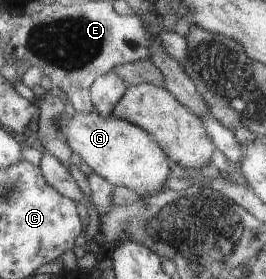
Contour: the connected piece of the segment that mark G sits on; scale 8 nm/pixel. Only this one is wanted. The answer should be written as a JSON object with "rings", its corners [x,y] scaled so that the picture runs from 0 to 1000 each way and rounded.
{"rings":[[[282,401],[274,419],[244,412],[222,419],[229,484],[259,505],[274,541],[289,548],[353,620],[383,627],[429,667],[470,667],[515,685],[538,706],[613,688],[635,656],[643,599],[635,599],[635,548],[605,527],[605,513],[568,491],[519,448],[447,427],[429,412],[395,419],[357,405]]]}

